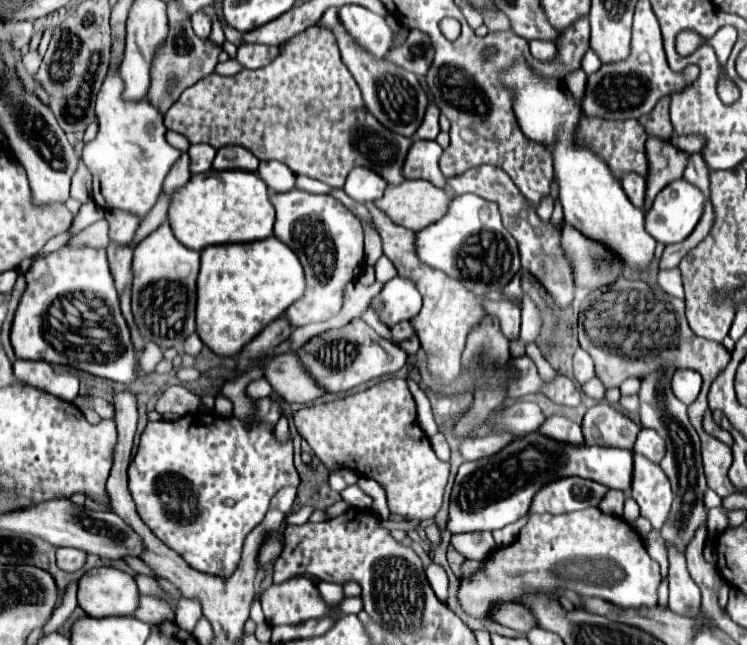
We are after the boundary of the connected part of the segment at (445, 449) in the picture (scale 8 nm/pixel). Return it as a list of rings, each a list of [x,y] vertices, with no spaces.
[[[436,433],[436,435],[430,439],[430,443],[432,443],[438,459],[442,459],[442,461],[448,461],[448,459],[450,459],[450,447],[448,447],[448,443],[446,443],[446,439],[444,439],[442,433]]]

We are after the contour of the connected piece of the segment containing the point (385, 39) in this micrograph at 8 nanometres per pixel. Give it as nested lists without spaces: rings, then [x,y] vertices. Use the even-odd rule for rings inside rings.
[[[344,5],[340,9],[340,19],[348,33],[354,37],[354,41],[358,41],[376,57],[384,57],[392,47],[394,29],[388,17],[372,13],[366,7]]]

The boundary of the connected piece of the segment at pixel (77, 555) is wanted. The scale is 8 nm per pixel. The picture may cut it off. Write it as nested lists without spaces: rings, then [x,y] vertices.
[[[58,549],[56,551],[56,565],[62,571],[78,571],[84,565],[86,553],[78,551],[78,549]]]

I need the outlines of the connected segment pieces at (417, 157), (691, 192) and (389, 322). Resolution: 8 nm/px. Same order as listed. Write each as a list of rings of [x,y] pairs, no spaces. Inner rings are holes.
[[[416,139],[406,153],[406,161],[402,167],[404,179],[426,179],[442,189],[446,185],[446,177],[440,173],[438,167],[440,155],[442,147],[436,141]]]
[[[678,179],[670,185],[666,185],[654,199],[652,203],[652,209],[646,211],[644,215],[644,227],[646,231],[658,241],[658,243],[664,243],[664,245],[670,245],[670,243],[680,243],[684,241],[692,229],[696,227],[698,219],[702,217],[702,207],[704,207],[704,195],[702,191],[698,191],[698,187],[686,183],[684,179]]]
[[[394,277],[376,297],[372,297],[370,305],[378,313],[380,321],[392,329],[396,323],[410,321],[418,315],[422,307],[422,297],[412,283],[402,277]]]

